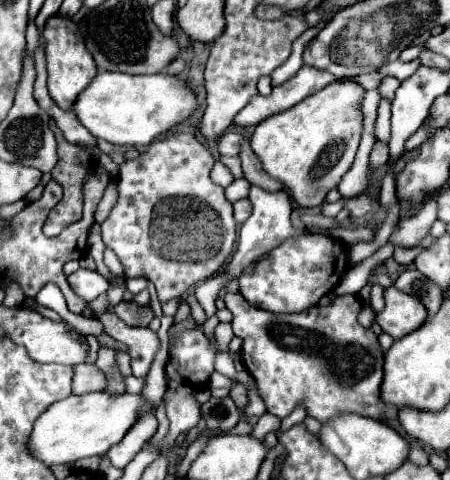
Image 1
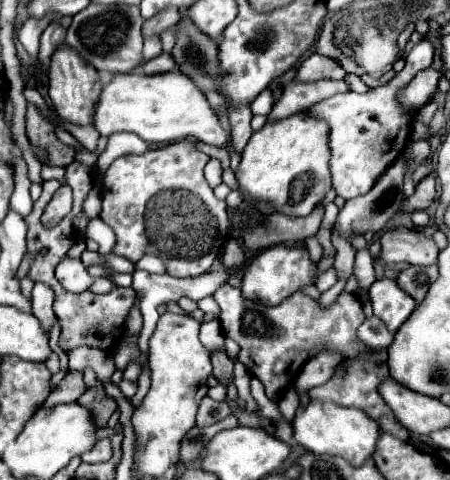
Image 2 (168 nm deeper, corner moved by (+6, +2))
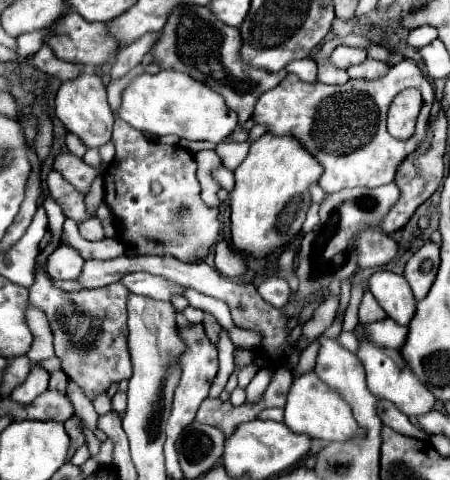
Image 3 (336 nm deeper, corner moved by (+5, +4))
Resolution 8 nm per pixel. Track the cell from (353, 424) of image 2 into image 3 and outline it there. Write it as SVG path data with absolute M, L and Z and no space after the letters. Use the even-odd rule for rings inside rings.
M305 373L299 379L293 381L291 391L287 395L285 405L285 421L283 421L293 433L309 435L311 439L323 439L323 441L351 441L363 437L363 429L355 423L351 415L351 407L341 399L337 391L327 387L319 381L315 373Z

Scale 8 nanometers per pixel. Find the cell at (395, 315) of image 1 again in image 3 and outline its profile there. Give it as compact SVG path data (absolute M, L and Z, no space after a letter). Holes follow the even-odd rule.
M377 271L371 275L367 283L369 291L383 307L387 317L391 317L399 325L407 325L415 315L415 299L409 283L403 275L395 275L391 271Z

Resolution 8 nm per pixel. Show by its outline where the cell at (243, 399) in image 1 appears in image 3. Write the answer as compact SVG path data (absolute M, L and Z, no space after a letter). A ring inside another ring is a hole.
M205 315L203 325L205 325L205 333L207 333L209 341L211 341L213 345L217 345L217 341L219 341L219 333L221 333L221 327L217 325L215 317L213 317L213 315Z

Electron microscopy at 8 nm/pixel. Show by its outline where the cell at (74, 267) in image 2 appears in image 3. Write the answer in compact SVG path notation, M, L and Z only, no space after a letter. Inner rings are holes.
M59 245L51 257L47 257L47 273L51 271L53 279L65 279L65 281L75 281L81 275L83 269L83 257L79 255L77 249L69 247L69 245Z

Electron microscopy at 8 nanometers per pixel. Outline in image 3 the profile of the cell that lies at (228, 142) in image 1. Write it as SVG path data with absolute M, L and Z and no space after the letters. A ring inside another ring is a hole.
M159 71L157 75L143 73L135 77L123 91L121 105L115 115L139 131L147 131L157 137L177 135L189 141L221 143L237 127L235 111L225 105L219 93L179 71Z

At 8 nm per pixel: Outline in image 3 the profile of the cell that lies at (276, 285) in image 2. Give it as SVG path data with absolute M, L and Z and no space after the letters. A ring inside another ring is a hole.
M279 275L267 277L263 283L259 283L257 291L259 291L259 295L261 295L267 303L271 303L273 307L283 307L283 305L287 305L289 293L291 293L287 281L285 281L283 277L279 277Z

